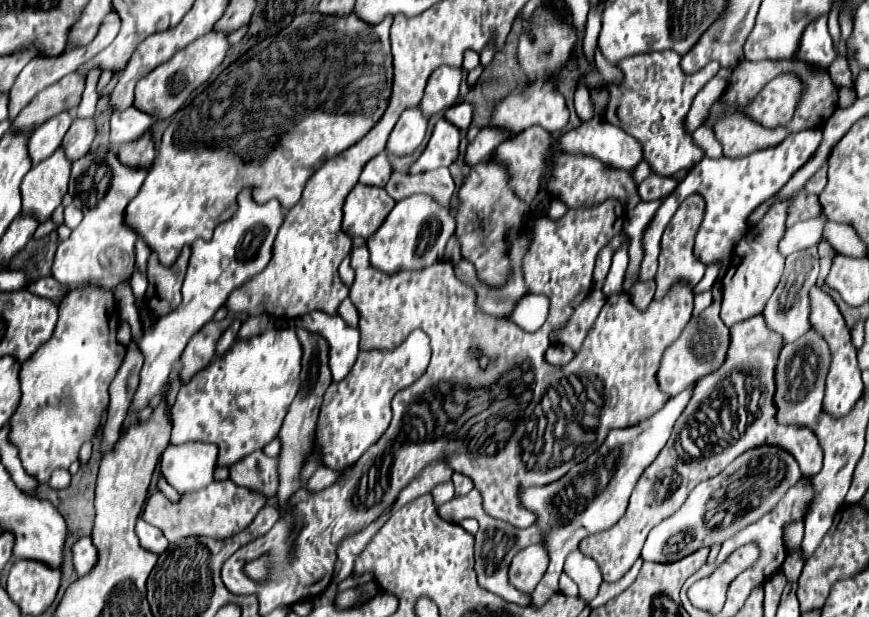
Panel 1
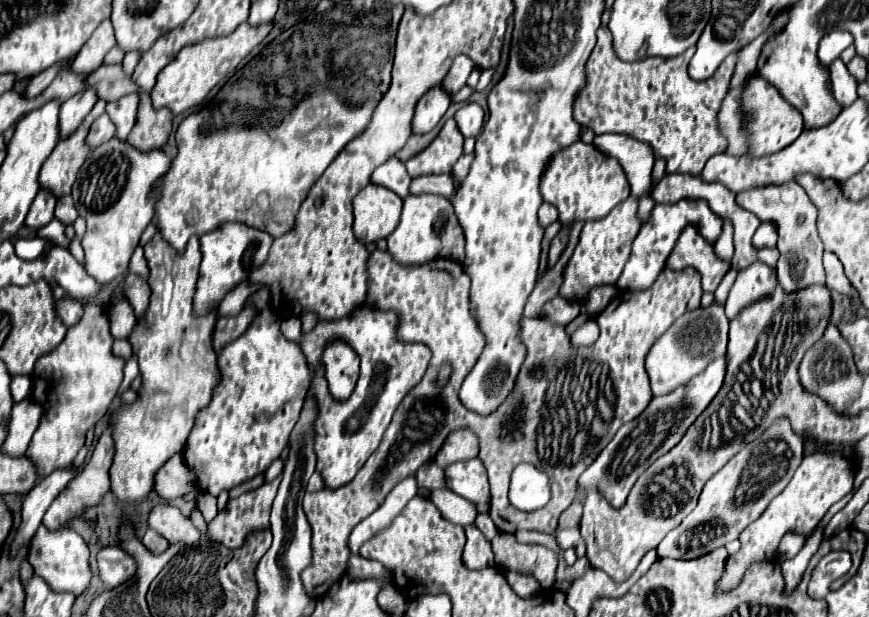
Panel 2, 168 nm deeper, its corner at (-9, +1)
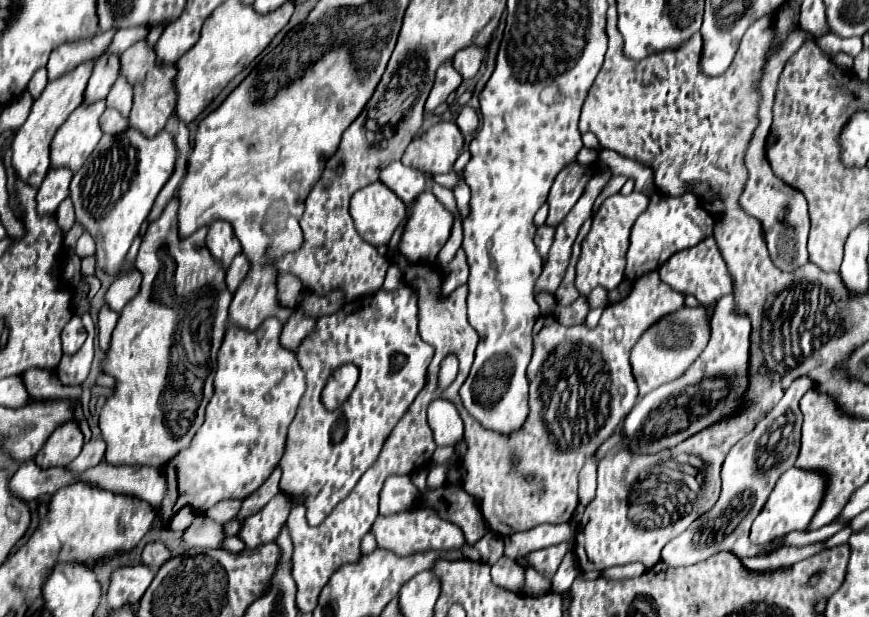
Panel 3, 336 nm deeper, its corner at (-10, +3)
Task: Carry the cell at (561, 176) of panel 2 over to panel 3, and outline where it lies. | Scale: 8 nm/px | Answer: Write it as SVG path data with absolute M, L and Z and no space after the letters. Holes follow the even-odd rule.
M571 162L567 168L559 172L555 178L547 204L549 204L549 216L547 226L557 226L571 210L571 206L579 200L579 194L583 194L583 186L587 184L587 178L595 172L595 164L591 166L579 166L577 162Z

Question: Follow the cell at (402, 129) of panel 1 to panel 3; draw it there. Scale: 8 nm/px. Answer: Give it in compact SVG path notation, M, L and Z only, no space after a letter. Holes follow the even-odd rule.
M447 60L439 66L437 70L437 78L435 78L435 84L433 84L433 90L427 98L427 104L425 104L425 110L427 112L433 112L439 104L443 104L447 100L447 96L451 92L455 92L461 84L461 74L453 68L453 60Z

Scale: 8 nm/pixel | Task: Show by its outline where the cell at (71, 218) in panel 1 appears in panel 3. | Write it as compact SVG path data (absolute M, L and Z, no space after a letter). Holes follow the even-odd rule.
M83 232L83 236L77 240L75 254L77 254L79 258L85 258L85 256L93 256L93 254L95 254L95 240L91 238L89 232Z

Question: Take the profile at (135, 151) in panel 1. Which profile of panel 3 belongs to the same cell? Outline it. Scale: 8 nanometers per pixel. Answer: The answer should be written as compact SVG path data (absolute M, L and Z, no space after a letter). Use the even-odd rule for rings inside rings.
M139 40L137 44L133 44L131 48L127 48L123 54L123 70L121 76L129 78L129 82L133 84L135 96L133 96L133 108L129 114L129 122L131 126L135 126L137 130L141 130L147 136L155 136L159 130L165 128L169 116L175 110L175 102L177 102L177 90L175 90L175 66L163 66L155 62L155 48L147 46L145 40Z

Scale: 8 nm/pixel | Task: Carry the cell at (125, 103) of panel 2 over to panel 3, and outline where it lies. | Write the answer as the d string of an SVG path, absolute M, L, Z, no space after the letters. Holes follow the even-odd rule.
M119 76L119 80L113 84L107 96L107 106L119 110L121 114L129 114L131 100L133 100L133 86L127 82L125 76Z

